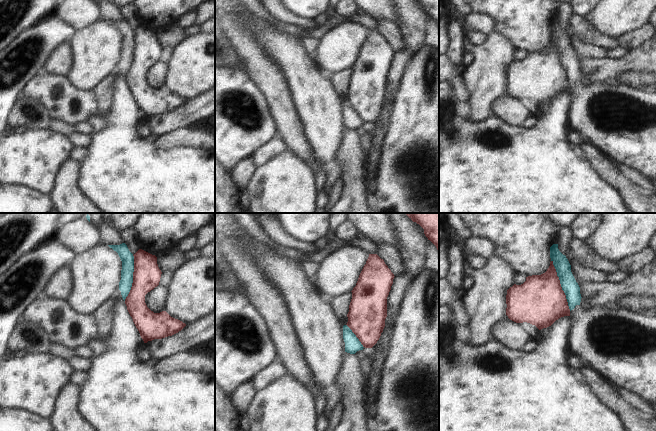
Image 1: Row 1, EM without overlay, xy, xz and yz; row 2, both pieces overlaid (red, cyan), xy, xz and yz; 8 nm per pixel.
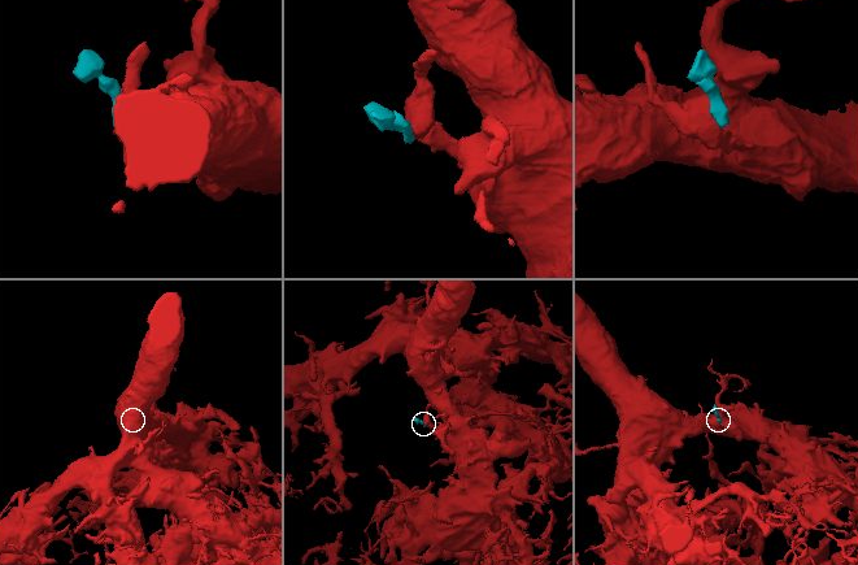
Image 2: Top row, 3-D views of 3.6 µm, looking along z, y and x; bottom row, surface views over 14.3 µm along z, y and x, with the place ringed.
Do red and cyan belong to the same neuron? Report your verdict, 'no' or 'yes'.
no

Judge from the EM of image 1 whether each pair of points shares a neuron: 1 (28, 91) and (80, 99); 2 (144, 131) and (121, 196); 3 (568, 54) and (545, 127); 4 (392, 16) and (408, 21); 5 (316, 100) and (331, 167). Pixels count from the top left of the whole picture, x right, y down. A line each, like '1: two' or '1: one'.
1: one
2: two
3: two
4: two
5: two

